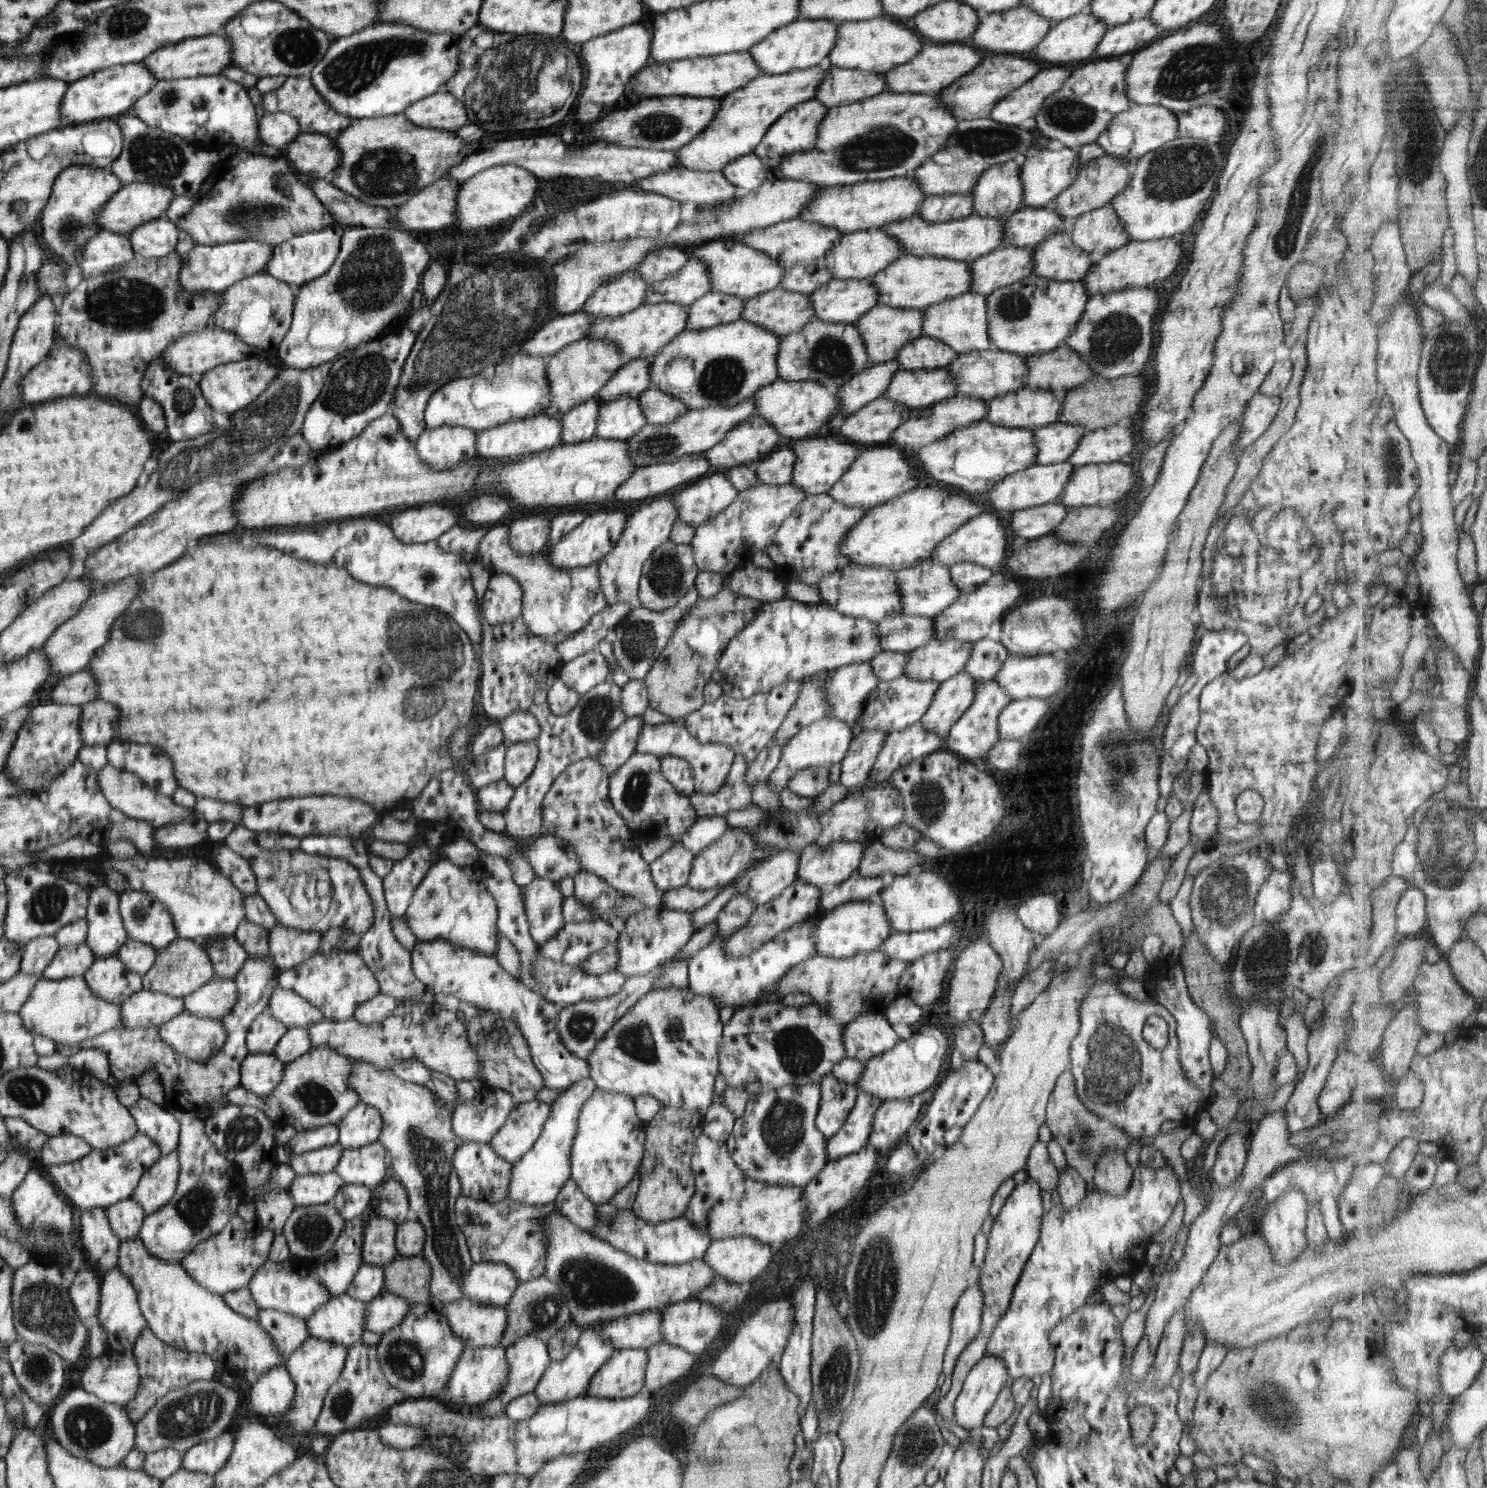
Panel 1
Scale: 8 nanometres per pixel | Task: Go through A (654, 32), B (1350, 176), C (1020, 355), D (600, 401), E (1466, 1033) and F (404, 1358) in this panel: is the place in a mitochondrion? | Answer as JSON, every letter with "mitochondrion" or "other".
{"A":"other","B":"mitochondrion","C":"other","D":"other","E":"other","F":"mitochondrion"}

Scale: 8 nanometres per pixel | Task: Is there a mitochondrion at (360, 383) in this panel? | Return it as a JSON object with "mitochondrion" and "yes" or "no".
{"mitochondrion":"yes"}

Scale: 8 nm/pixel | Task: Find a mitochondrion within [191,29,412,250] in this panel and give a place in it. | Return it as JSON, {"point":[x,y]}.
{"point":[242,214]}

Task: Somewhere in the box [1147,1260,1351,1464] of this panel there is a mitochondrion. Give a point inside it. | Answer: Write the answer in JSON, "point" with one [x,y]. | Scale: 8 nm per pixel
{"point":[1298,1424]}

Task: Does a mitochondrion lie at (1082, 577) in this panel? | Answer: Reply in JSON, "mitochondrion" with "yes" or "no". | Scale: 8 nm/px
{"mitochondrion":"no"}

